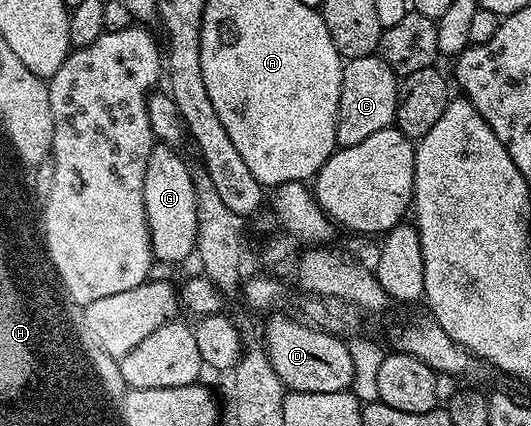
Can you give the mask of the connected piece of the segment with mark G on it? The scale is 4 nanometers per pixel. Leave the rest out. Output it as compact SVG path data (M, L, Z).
M153 143L144 178L144 205L152 255L164 264L176 264L188 255L191 257L196 250L198 216L194 172L188 169L187 162L176 151L171 144Z

